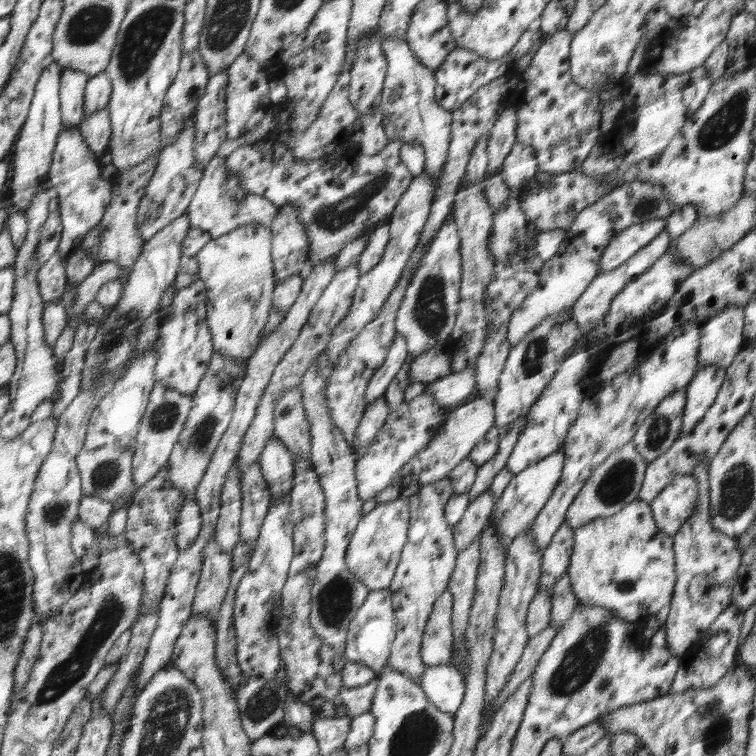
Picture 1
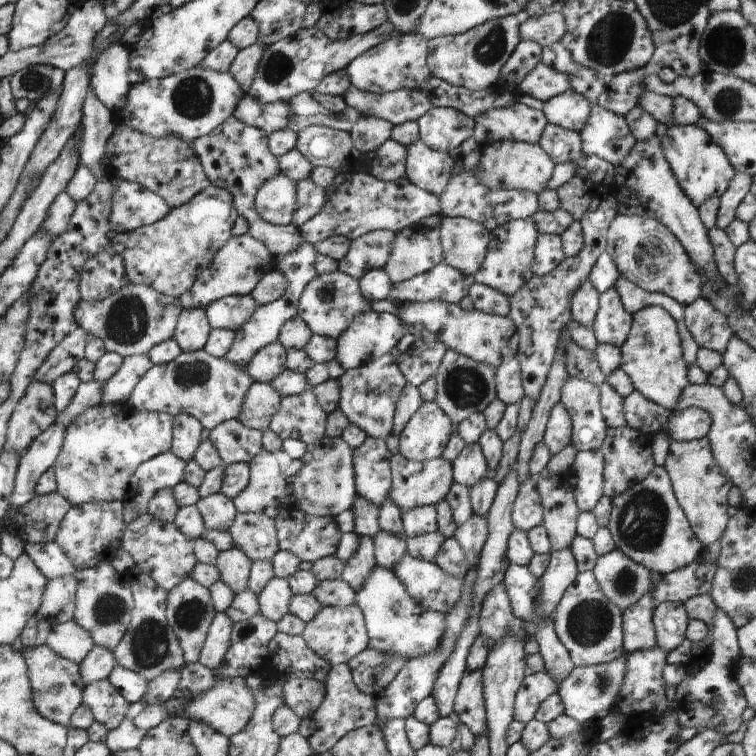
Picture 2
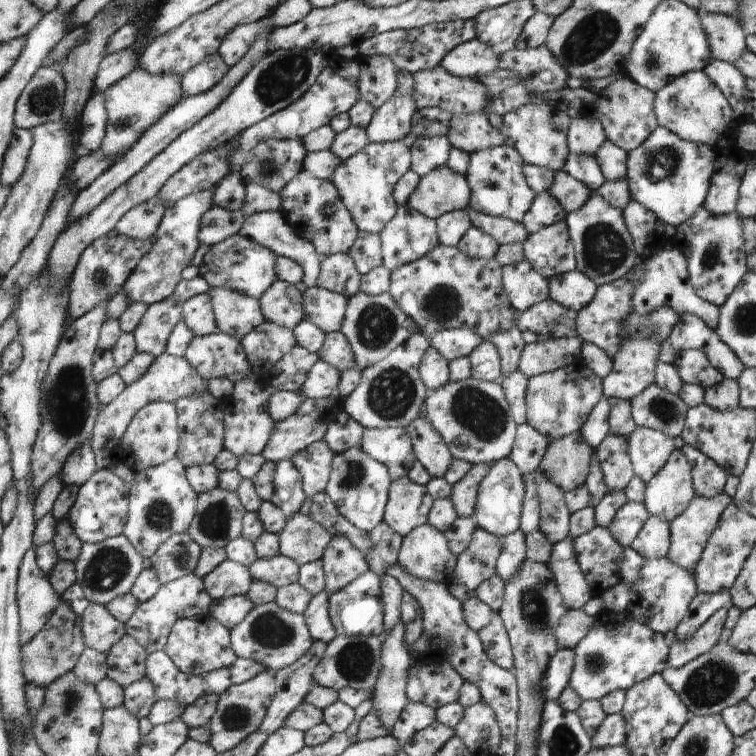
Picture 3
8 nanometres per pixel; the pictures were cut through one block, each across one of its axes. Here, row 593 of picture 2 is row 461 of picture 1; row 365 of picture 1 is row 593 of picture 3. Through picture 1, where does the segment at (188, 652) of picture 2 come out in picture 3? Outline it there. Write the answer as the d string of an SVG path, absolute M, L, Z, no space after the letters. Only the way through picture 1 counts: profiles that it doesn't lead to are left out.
M227 559L205 579L208 595L213 600L246 595L253 579L249 568Z

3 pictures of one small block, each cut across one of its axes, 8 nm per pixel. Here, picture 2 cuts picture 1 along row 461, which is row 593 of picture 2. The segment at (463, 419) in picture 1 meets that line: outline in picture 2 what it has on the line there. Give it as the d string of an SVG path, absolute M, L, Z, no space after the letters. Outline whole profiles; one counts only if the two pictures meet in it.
M404 553L398 562L394 562L392 570L405 583L410 596L417 598L427 611L444 615L460 600L464 579L446 574L436 563Z

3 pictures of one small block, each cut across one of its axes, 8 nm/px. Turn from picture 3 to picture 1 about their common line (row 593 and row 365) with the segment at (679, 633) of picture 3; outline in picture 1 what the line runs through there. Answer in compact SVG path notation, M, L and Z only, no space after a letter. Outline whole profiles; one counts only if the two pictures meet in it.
M724 307L713 319L702 327L701 346L698 352L698 370L702 366L715 364L719 368L732 363L744 344L745 320L742 307Z

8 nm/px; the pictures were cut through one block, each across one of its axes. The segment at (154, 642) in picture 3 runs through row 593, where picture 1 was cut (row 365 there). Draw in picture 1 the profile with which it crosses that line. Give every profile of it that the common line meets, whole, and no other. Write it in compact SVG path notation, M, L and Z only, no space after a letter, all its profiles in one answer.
M199 278L195 283L180 290L169 306L169 312L163 321L161 335L155 344L160 352L156 382L166 383L168 387L194 396L200 388L208 362L212 358L212 333L206 323L206 281Z

